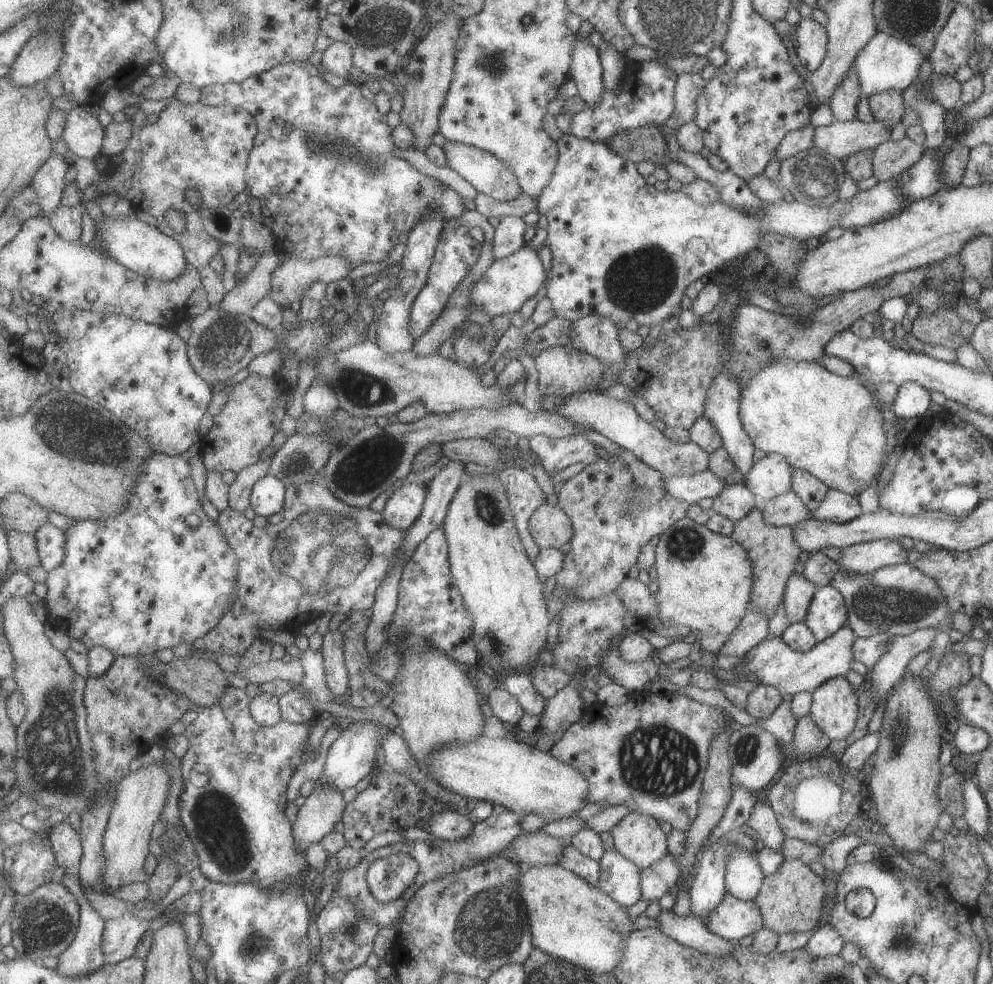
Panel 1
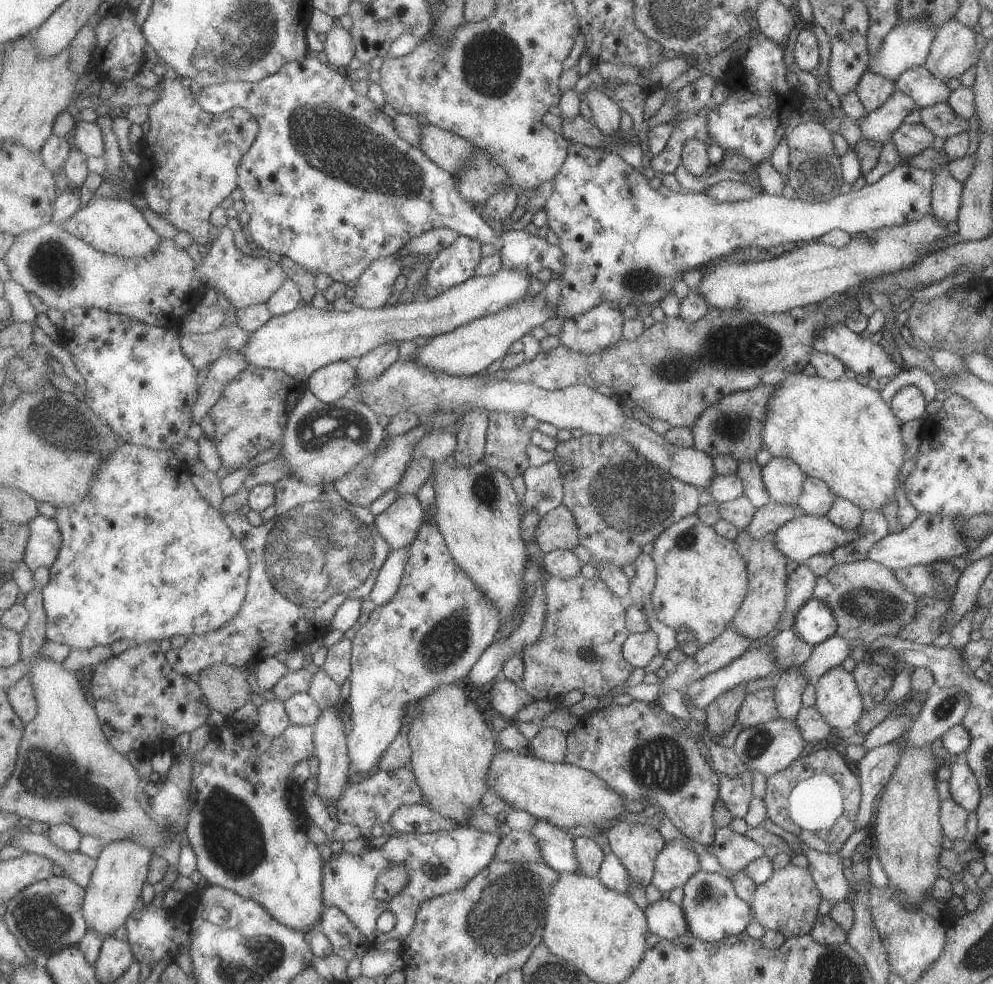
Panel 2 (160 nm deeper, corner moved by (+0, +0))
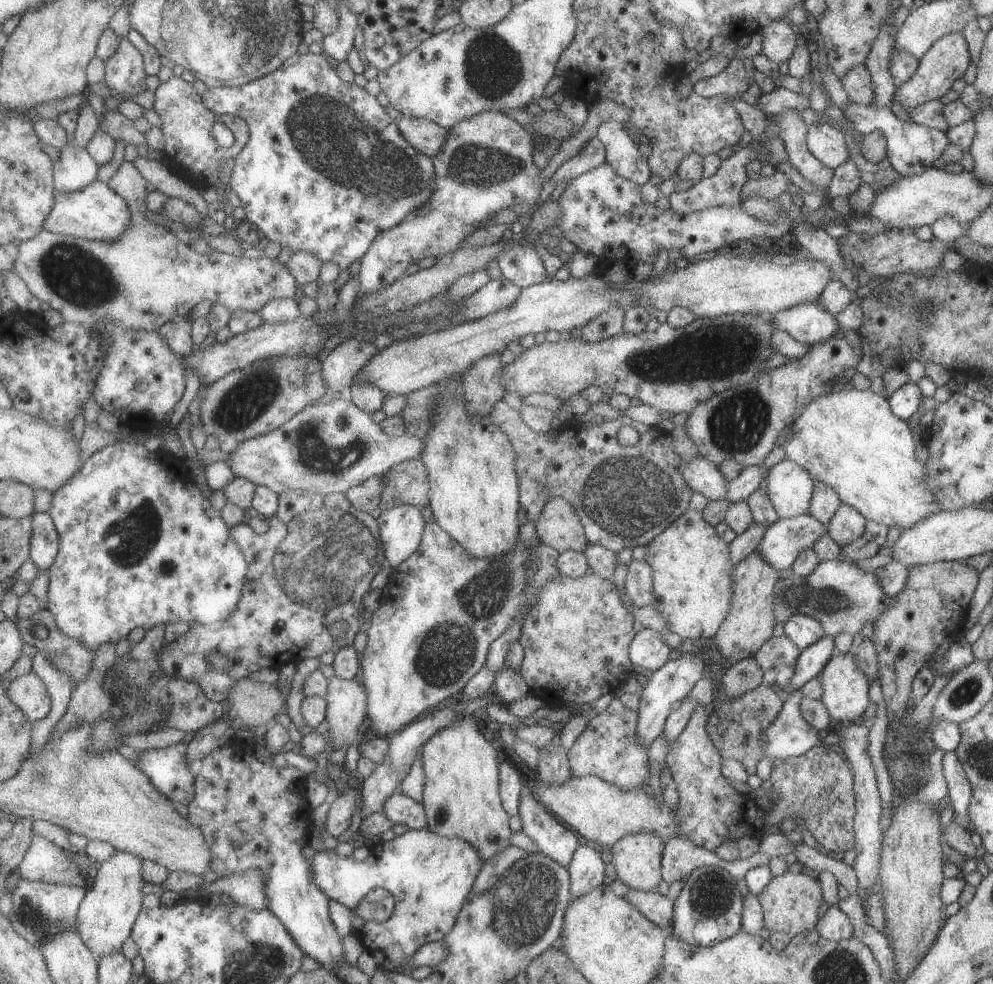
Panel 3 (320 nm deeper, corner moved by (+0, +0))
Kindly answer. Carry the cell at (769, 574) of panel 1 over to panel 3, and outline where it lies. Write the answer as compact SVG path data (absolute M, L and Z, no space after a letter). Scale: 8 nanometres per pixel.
M756 551L747 554L745 558L734 567L733 598L731 608L725 620L714 636L713 642L722 655L722 658L731 663L753 657L753 654L772 637L775 623L773 616L773 586L781 578L781 571L775 570L771 564L767 564Z

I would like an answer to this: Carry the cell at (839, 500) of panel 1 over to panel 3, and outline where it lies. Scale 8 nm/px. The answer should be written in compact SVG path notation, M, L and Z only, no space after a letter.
M841 504L831 516L829 523L826 524L827 535L841 547L843 544L849 544L855 538L860 538L865 534L865 522L863 516L857 510Z

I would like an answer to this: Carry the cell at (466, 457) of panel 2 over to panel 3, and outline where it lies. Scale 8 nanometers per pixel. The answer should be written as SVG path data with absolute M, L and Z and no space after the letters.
M501 352L493 356L485 356L469 368L465 382L467 392L464 394L467 401L467 412L473 416L485 416L491 414L497 402L503 400L507 393L507 386L503 382L503 362Z

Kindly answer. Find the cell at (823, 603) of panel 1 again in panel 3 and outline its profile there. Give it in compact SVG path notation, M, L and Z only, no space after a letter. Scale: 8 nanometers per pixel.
M793 614L783 624L783 635L789 638L799 650L804 650L825 636L825 632L815 618L805 614Z

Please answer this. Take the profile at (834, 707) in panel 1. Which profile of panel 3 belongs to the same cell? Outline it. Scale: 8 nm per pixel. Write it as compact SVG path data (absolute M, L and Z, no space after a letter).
M834 653L825 664L818 679L822 690L819 700L825 706L829 717L834 720L856 722L871 703L868 696L867 678L857 668L857 664L853 662L853 658L848 653Z

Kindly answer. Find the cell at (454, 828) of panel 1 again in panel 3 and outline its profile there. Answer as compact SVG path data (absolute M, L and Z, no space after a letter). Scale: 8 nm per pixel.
M398 791L384 805L383 813L395 825L406 825L409 829L429 829L427 808L423 802L417 802Z

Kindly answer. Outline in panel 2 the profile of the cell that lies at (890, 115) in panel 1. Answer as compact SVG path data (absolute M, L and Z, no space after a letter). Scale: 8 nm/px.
M866 69L853 92L859 98L859 102L861 102L863 108L869 113L877 110L895 90L893 81L879 76L879 74L871 74Z

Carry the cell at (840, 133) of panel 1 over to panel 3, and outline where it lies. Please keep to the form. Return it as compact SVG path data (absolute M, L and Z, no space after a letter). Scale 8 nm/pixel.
M951 32L941 36L918 60L915 74L907 82L898 83L898 88L893 94L893 101L897 102L903 110L908 111L925 102L940 99L951 89L955 80L963 77L969 62L969 52L961 32Z

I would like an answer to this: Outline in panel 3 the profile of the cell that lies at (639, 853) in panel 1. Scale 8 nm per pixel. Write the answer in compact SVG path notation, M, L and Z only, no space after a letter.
M653 832L621 836L610 848L616 879L639 891L654 891L661 882L660 859L663 842Z

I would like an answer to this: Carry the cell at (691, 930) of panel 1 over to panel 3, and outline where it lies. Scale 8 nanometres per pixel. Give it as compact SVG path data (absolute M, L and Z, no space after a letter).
M635 889L627 890L623 896L633 908L638 908L639 912L657 928L663 932L670 933L671 920L673 920L673 902L671 898L661 896L657 891L639 891Z

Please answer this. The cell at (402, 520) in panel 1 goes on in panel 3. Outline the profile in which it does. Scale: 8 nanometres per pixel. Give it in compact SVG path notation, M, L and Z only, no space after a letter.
M401 504L383 511L378 522L388 562L397 568L422 544L427 527L423 512L417 506Z

